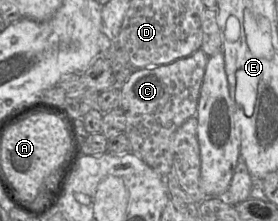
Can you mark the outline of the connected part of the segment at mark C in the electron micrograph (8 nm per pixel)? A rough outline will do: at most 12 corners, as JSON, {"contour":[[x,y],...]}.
{"contour":[[208,56],[134,69],[120,87],[130,151],[165,177]]}

